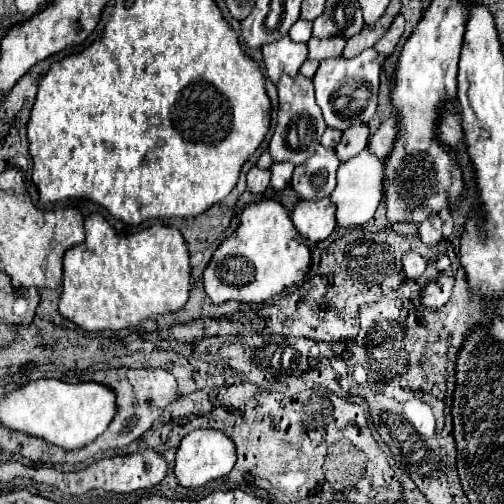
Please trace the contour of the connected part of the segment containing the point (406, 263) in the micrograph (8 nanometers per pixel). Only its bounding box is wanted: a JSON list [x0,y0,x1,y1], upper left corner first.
[402,250,426,278]

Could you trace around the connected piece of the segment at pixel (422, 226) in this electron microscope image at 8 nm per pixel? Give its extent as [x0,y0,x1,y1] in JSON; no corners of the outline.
[418,214,444,246]

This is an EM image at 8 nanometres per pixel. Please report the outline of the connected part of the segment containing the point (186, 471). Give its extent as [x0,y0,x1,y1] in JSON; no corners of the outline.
[176,430,236,488]

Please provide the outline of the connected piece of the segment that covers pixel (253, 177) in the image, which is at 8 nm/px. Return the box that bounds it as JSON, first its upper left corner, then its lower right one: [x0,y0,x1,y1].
[248,166,270,192]

